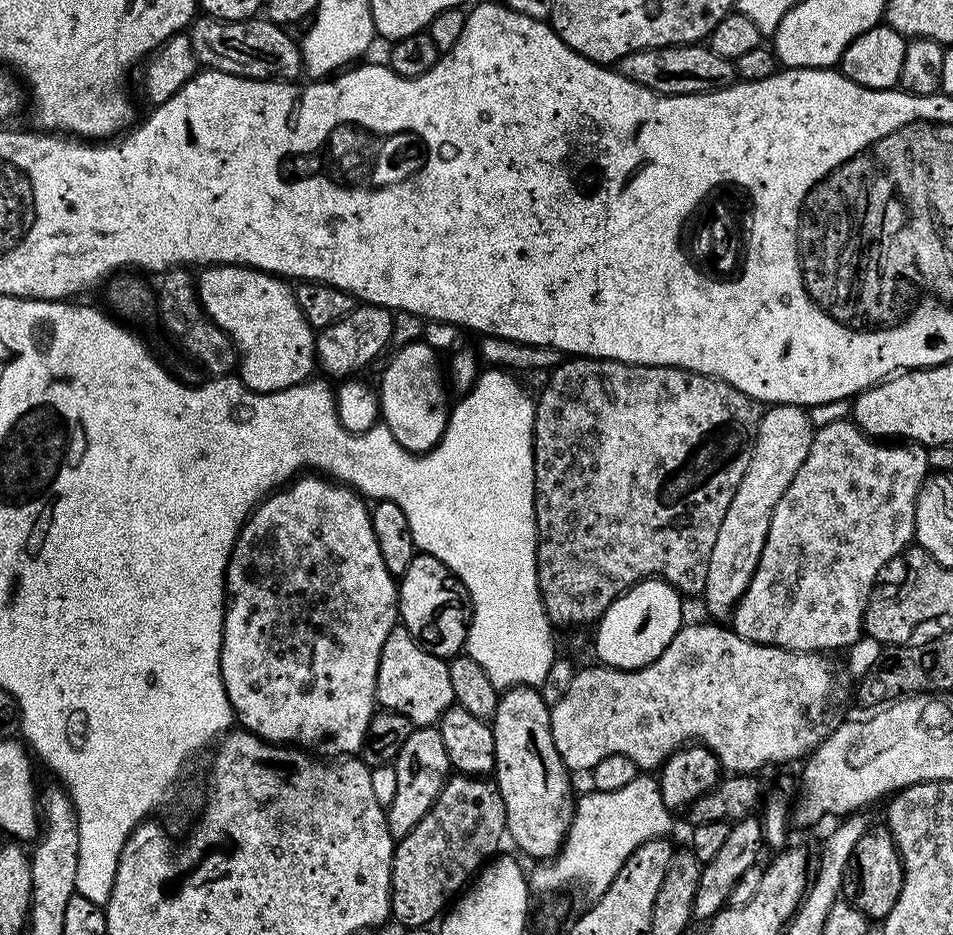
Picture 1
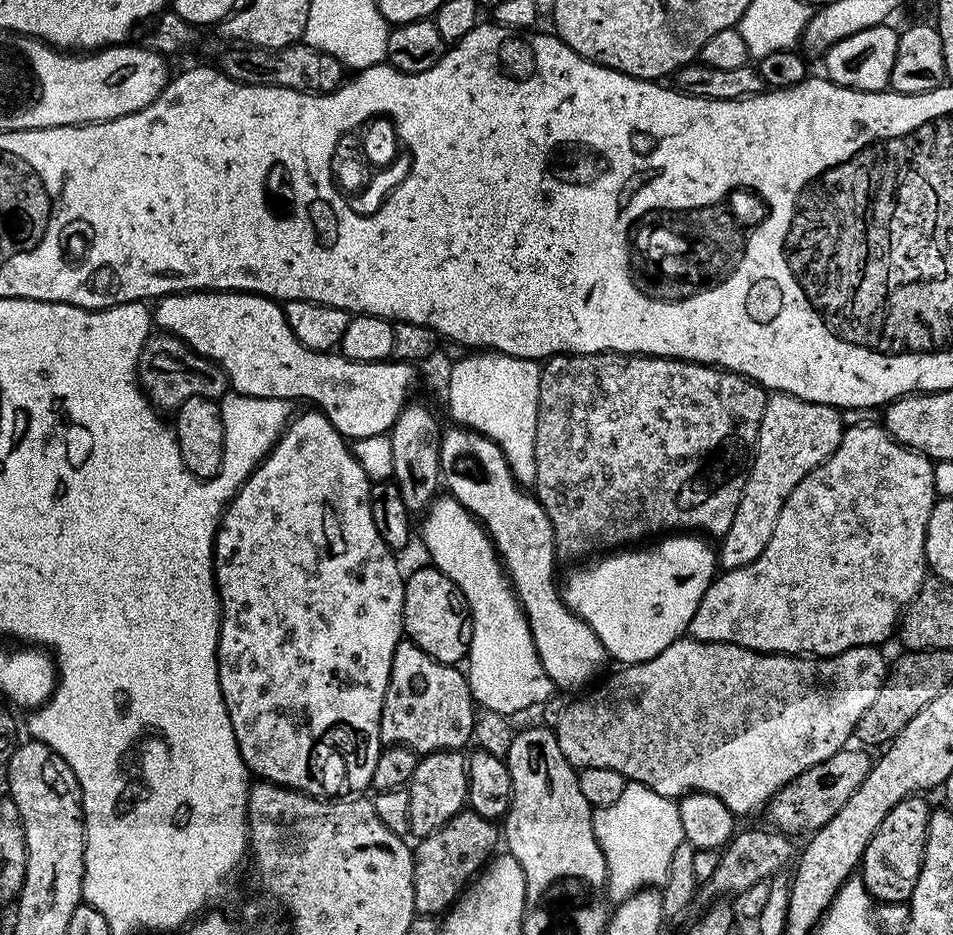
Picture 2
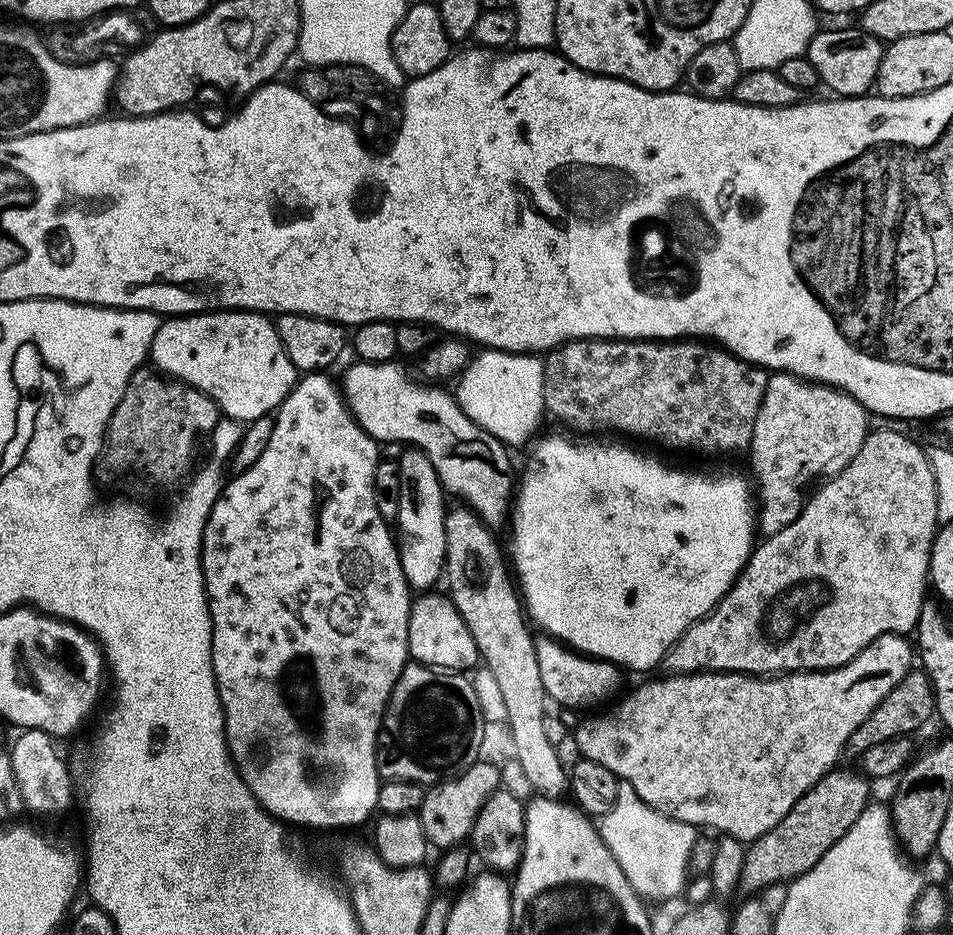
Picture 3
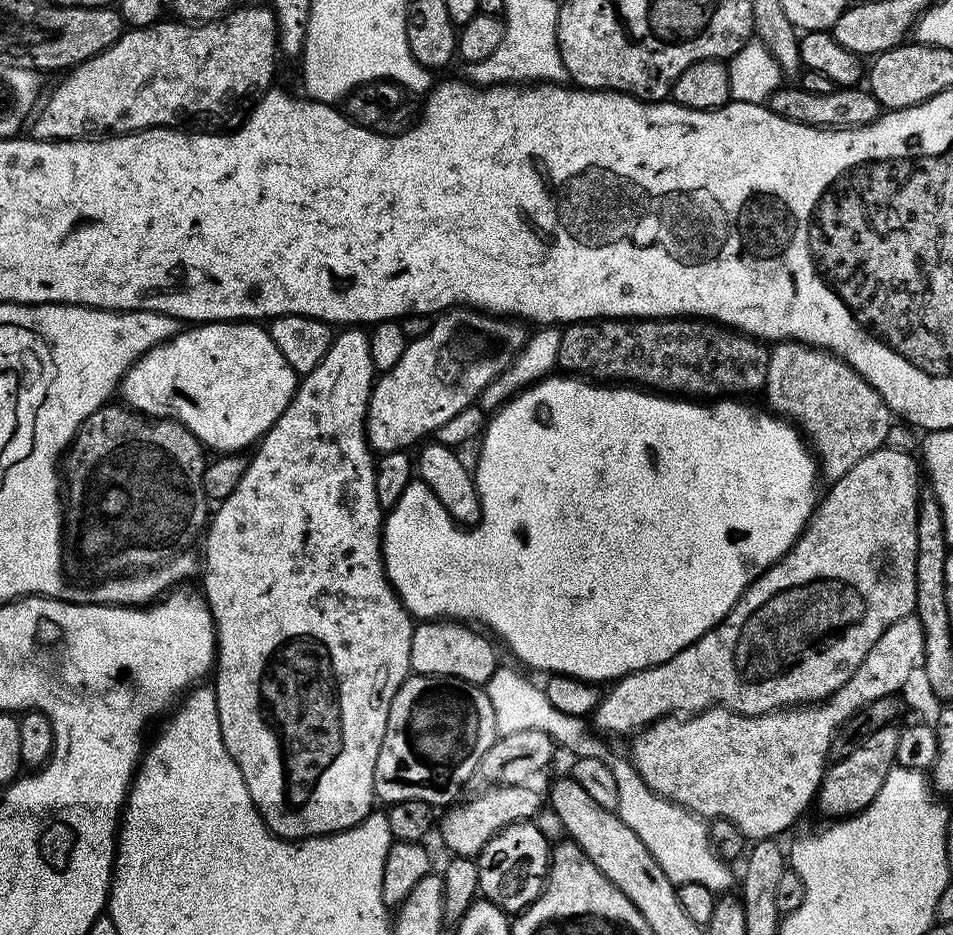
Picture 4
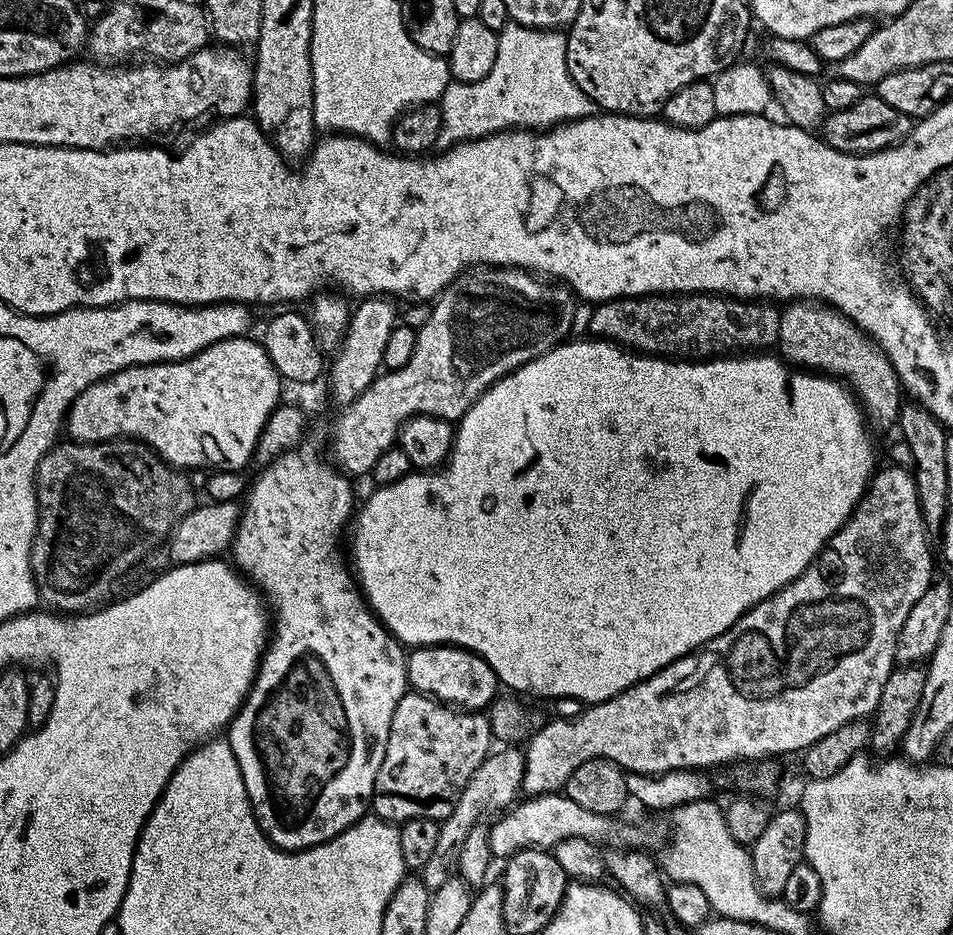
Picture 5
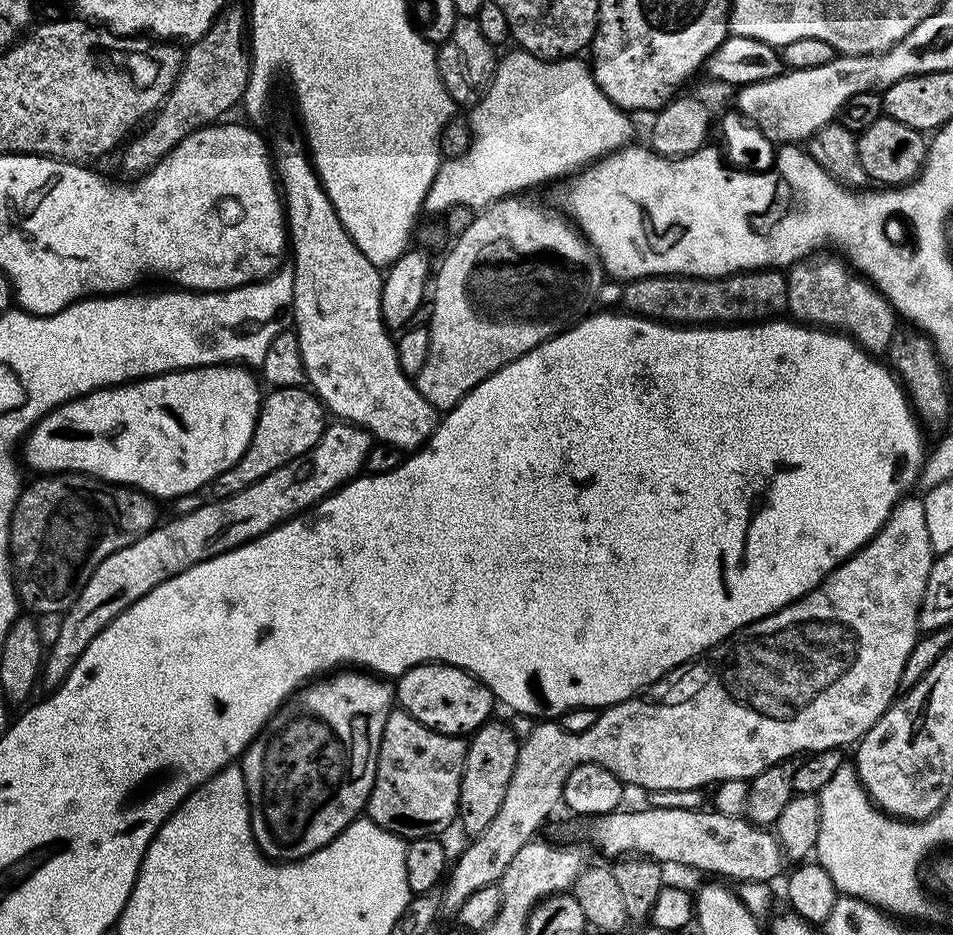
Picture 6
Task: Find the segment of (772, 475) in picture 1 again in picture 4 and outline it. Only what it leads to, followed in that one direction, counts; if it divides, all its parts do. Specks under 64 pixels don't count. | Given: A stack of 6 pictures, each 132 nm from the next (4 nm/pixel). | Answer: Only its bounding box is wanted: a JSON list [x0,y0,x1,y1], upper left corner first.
[762,340,894,482]

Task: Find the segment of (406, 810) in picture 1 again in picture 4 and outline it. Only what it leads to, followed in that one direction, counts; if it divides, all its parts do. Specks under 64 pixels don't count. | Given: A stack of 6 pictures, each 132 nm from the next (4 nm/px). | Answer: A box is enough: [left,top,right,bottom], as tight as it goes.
[438,783,541,858]

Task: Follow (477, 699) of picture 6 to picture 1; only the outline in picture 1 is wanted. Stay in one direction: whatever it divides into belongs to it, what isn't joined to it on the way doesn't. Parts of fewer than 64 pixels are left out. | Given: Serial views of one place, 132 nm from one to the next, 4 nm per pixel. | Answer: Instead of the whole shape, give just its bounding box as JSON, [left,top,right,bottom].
[398,554,470,658]

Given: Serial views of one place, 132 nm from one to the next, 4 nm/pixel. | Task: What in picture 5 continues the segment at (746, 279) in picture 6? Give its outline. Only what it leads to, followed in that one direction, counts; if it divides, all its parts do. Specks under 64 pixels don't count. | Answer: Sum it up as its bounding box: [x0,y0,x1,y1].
[587,294,780,360]

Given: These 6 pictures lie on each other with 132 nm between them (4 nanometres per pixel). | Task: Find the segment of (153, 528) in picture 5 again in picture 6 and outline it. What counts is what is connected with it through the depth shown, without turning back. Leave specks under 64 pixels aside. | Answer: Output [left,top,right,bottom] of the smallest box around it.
[8,472,157,614]

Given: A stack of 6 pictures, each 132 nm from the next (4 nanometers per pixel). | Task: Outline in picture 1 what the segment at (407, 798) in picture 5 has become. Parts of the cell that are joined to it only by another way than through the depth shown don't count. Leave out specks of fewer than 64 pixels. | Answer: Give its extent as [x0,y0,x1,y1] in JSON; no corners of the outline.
[377,626,455,726]

